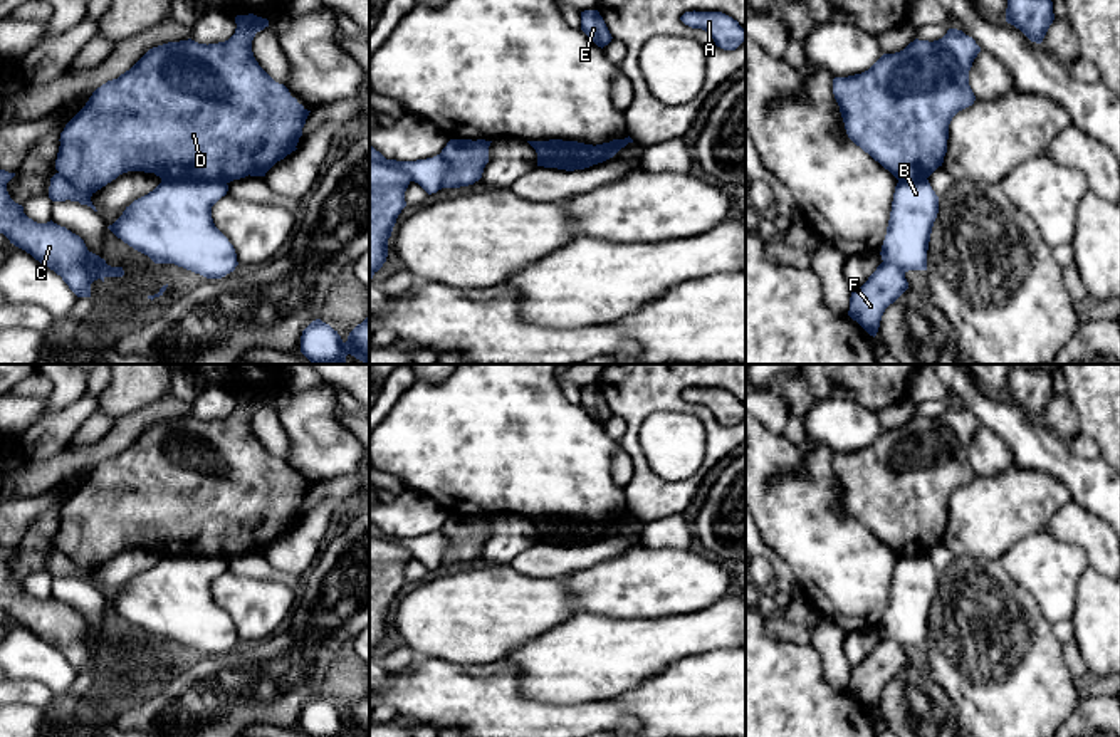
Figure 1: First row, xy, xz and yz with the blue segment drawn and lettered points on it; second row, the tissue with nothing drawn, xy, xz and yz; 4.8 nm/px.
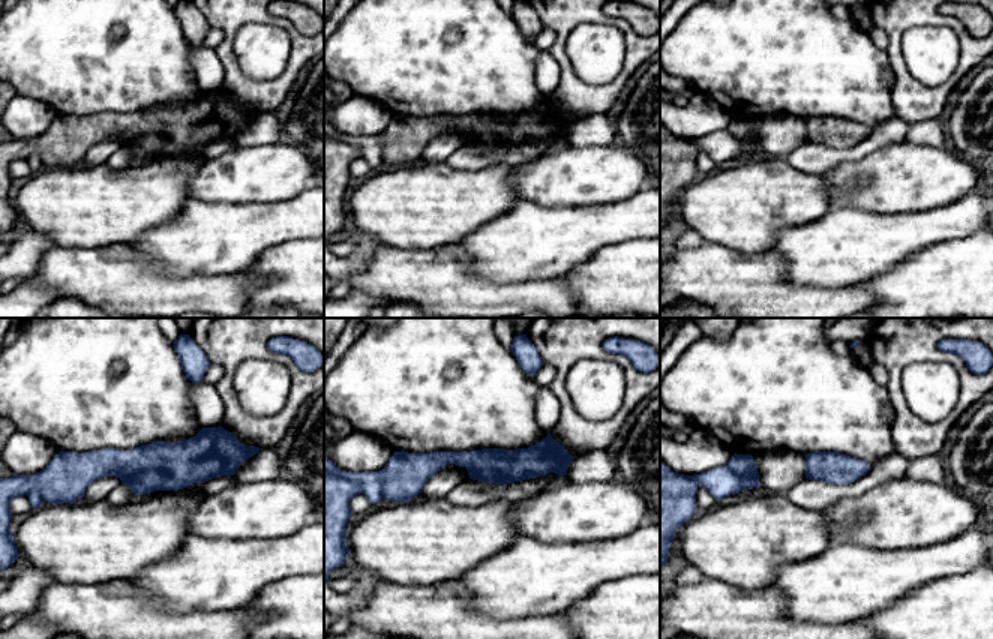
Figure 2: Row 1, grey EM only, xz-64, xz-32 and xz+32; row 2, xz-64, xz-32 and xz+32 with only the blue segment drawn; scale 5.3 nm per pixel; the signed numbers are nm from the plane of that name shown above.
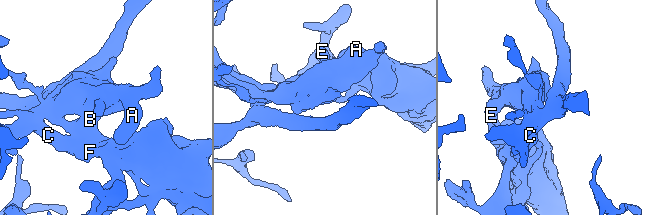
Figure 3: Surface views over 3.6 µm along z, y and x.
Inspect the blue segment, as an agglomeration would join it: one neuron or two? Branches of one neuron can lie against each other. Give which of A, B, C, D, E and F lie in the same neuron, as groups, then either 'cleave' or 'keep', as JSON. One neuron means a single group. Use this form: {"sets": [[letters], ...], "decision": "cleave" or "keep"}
{"sets": [["A", "C", "D", "E", "F"], ["B"]], "decision": "cleave"}

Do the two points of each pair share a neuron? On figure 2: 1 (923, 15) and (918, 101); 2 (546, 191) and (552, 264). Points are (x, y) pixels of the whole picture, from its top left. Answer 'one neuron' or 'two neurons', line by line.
1: one neuron
2: two neurons

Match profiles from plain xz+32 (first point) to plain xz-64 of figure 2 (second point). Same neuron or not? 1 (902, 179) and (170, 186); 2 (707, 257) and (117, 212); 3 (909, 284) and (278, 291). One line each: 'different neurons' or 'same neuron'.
1: different neurons
2: different neurons
3: same neuron

